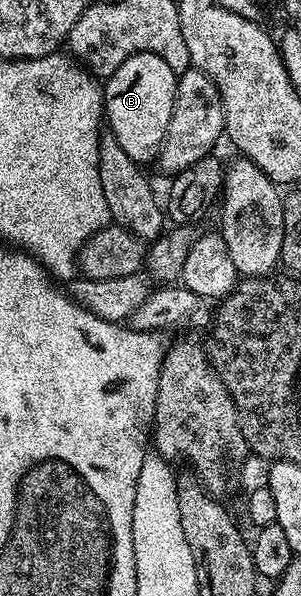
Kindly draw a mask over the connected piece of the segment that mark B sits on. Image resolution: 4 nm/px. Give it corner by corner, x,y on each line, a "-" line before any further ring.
152,52
128,56
104,82
104,122
109,133
139,164
153,163
162,150
178,91
176,72

